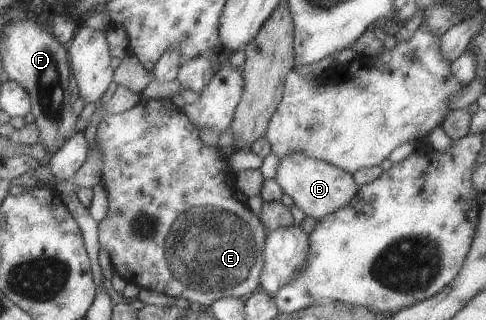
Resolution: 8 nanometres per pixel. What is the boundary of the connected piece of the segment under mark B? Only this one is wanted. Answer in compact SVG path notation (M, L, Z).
M287 153L280 157L274 179L281 187L282 193L291 197L294 205L301 209L305 216L315 220L343 209L343 206L348 205L355 197L358 186L353 181L352 174L324 161L311 159L305 153Z

